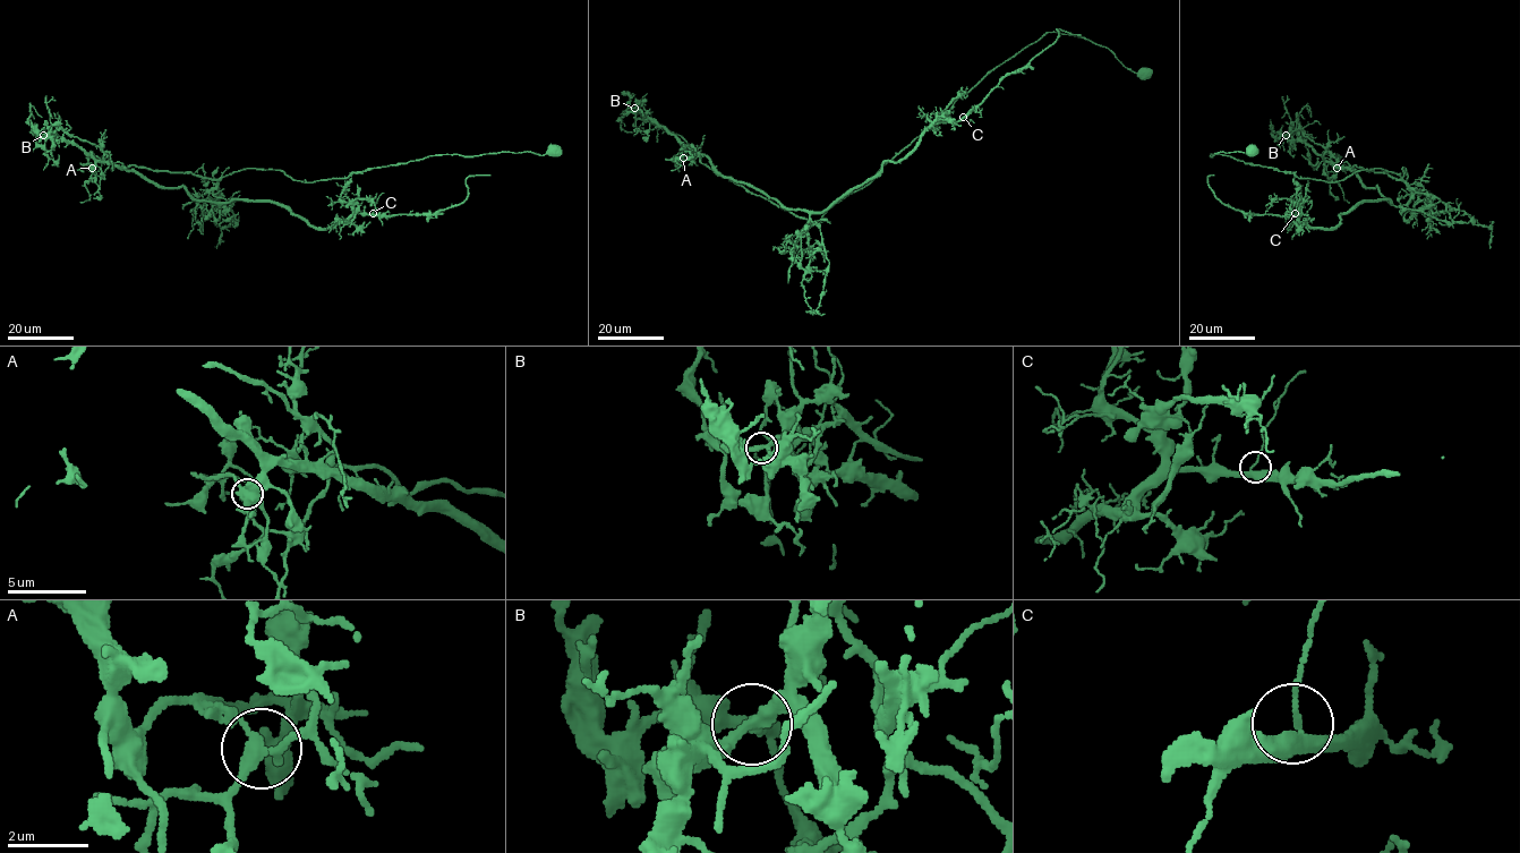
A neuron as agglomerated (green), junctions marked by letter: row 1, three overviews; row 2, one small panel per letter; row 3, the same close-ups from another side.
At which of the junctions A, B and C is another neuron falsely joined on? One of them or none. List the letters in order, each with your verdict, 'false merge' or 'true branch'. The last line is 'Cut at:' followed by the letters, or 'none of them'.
A: false merge
B: true branch
C: true branch
Cut at: A

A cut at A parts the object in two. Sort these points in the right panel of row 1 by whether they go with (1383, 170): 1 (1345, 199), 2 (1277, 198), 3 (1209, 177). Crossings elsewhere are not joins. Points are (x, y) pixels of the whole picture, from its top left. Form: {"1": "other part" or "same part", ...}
{"1": "same part", "2": "other part", "3": "other part"}

